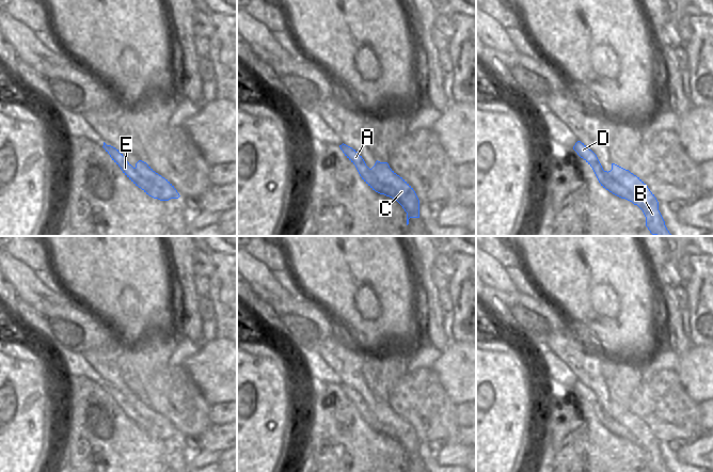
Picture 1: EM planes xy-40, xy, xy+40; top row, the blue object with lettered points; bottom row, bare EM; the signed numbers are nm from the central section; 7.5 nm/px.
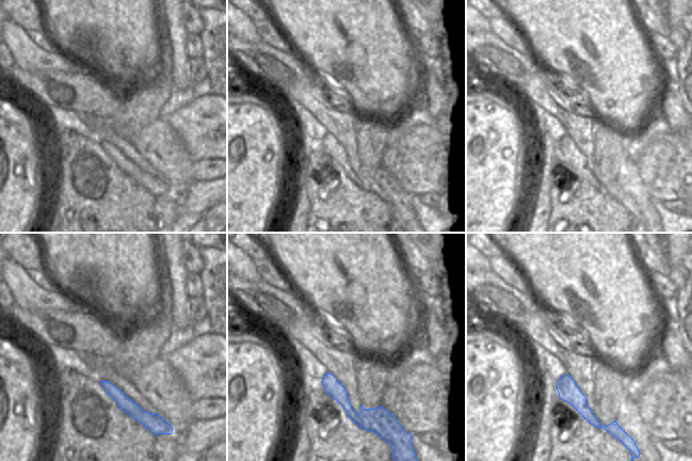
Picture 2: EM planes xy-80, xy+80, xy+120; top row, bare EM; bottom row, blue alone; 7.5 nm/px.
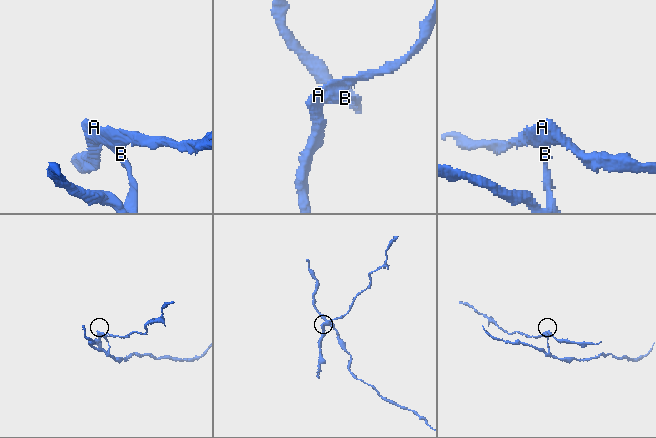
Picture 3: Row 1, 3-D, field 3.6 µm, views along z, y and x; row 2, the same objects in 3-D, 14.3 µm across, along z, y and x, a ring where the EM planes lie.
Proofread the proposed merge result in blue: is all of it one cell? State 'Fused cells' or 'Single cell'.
Fused cells.

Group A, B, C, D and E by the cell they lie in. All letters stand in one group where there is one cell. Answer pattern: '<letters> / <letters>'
A D E / B C

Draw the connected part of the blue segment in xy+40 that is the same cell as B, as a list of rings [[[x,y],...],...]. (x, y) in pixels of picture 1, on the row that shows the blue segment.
[[[615,163],[608,171],[614,179],[625,186],[635,198],[637,205],[646,217],[646,226],[652,235],[671,236],[665,225],[665,221],[659,210],[659,202],[648,186],[636,175]]]

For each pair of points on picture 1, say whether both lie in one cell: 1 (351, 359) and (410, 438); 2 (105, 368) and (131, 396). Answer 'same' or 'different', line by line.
1: same
2: same

